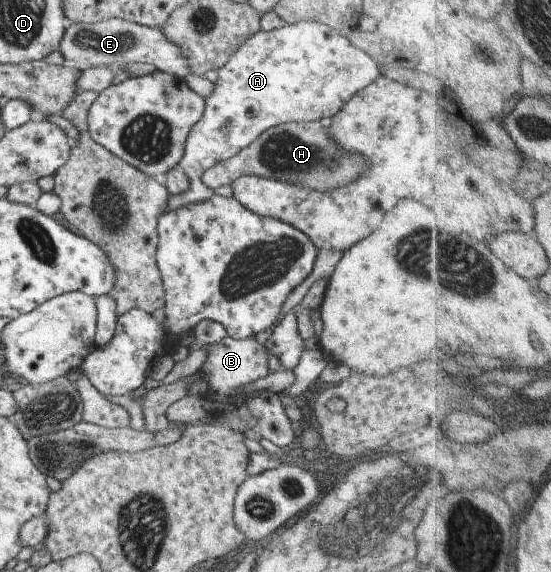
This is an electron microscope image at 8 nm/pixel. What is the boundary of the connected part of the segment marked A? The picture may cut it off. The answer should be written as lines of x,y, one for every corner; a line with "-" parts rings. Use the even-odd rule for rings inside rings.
300,21
294,24
285,24
283,27
263,31
258,30
253,36
245,39
240,48
238,48
230,57
229,60
217,71
218,80
214,83
214,89
208,97
204,98
205,108
202,117
190,128
190,133
186,136
183,152
181,158
178,160
177,166
182,169
186,174
188,185
185,192
178,194
177,196
169,196
169,199
163,207
162,213
171,212
198,202
206,201
215,195
213,190
208,189
202,182
203,173
212,167
216,162
222,161
222,159
228,159
232,155
236,155
241,149
244,149
257,135
260,135
266,129
277,126
278,124
285,124
288,122
308,123
318,122
320,119
326,119
327,122
333,115
336,115
341,109
342,105
352,97
355,93
358,93
363,87
366,87
369,83
372,83
378,75
378,69
376,65
372,63
372,59
368,57
362,50
359,50
355,46
352,46
344,35
338,35
333,28
329,28
324,24
318,22
304,22

